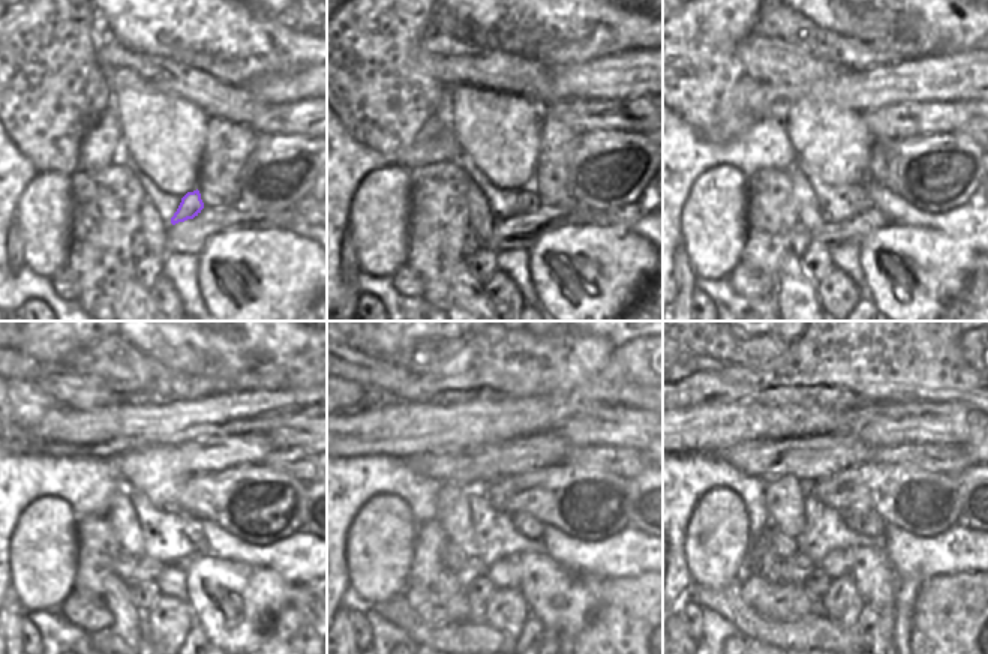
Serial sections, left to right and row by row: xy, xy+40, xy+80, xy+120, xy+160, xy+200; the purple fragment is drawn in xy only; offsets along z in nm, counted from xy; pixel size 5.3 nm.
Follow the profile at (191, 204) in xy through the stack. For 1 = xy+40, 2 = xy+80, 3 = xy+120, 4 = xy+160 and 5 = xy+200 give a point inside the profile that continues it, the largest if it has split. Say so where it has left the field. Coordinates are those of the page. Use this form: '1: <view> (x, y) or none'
1: xy+40 (528, 201)
2: xy+80 (867, 204)
3: xy+120 (192, 525)
4: xy+160 (532, 528)
5: xy+200 (862, 519)

